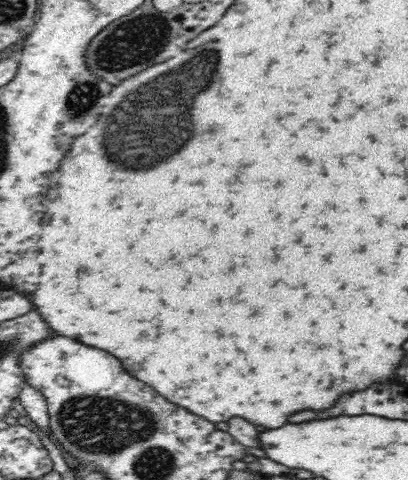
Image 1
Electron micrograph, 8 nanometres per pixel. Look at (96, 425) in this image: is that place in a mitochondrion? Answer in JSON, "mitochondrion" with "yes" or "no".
{"mitochondrion":"yes"}

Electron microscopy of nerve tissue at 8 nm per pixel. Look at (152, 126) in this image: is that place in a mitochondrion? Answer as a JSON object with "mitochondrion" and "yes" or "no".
{"mitochondrion":"yes"}

